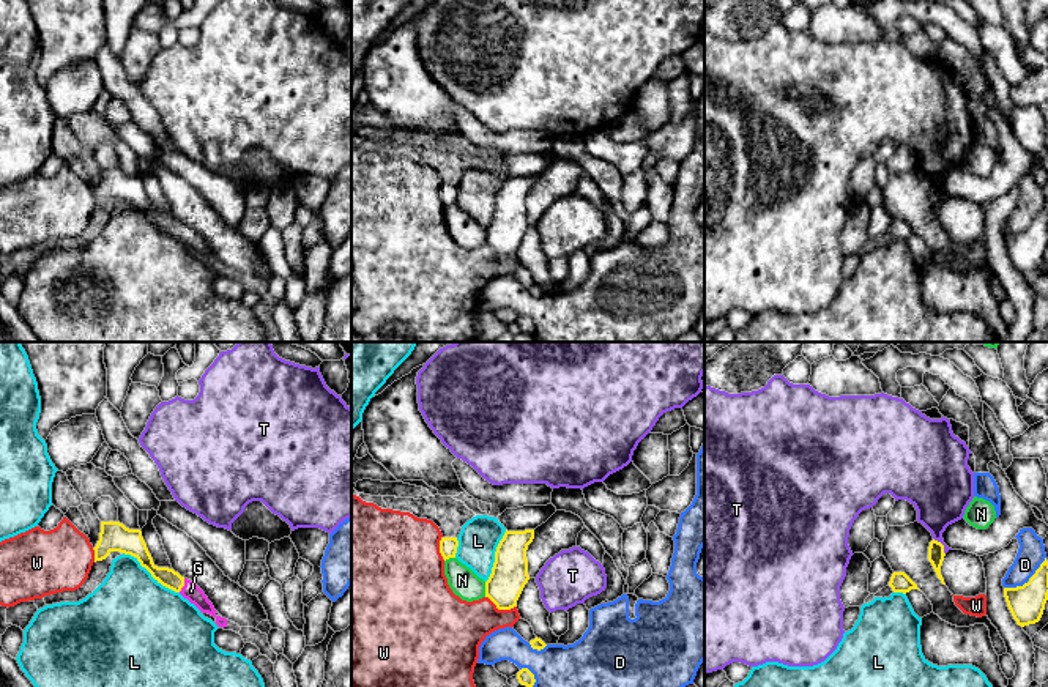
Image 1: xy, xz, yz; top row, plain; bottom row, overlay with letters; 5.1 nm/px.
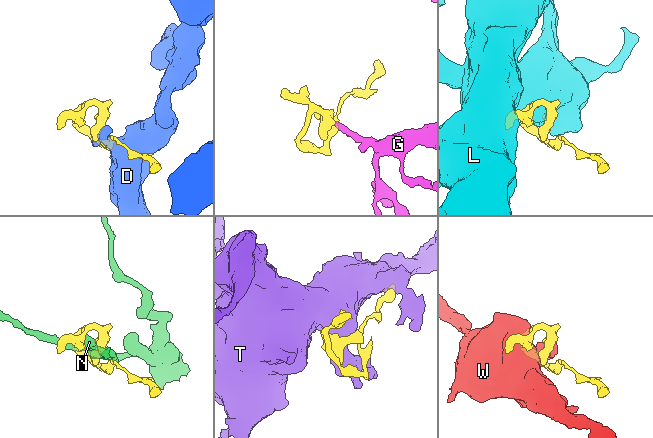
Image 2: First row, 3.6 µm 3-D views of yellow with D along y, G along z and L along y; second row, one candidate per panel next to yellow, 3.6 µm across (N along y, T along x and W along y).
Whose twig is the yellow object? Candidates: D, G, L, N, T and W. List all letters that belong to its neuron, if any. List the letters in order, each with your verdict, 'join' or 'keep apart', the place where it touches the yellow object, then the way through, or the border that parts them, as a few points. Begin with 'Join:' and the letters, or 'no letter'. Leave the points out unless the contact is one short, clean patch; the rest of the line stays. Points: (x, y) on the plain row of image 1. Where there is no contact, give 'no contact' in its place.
Join: G
D: keep apart | yz (1029, 227)
G: join | xy (183, 232) | across xy (167, 224), (183, 232), (191, 238)
L: keep apart | xy (152, 222)
N: keep apart | xz (486, 237)
T: keep apart | yz (943, 193)
W: keep apart | xz (501, 256)

